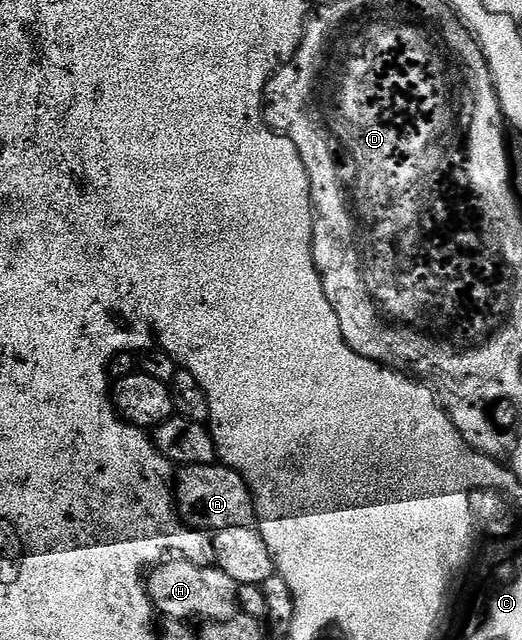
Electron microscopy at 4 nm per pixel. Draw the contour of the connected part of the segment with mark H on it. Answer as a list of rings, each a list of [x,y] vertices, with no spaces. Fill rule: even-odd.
[[[183,556],[175,560],[164,560],[147,575],[146,585],[153,607],[165,618],[186,623],[191,623],[192,618],[200,618],[201,623],[229,622],[235,614],[240,613],[238,592],[241,587],[216,564],[195,566]]]

